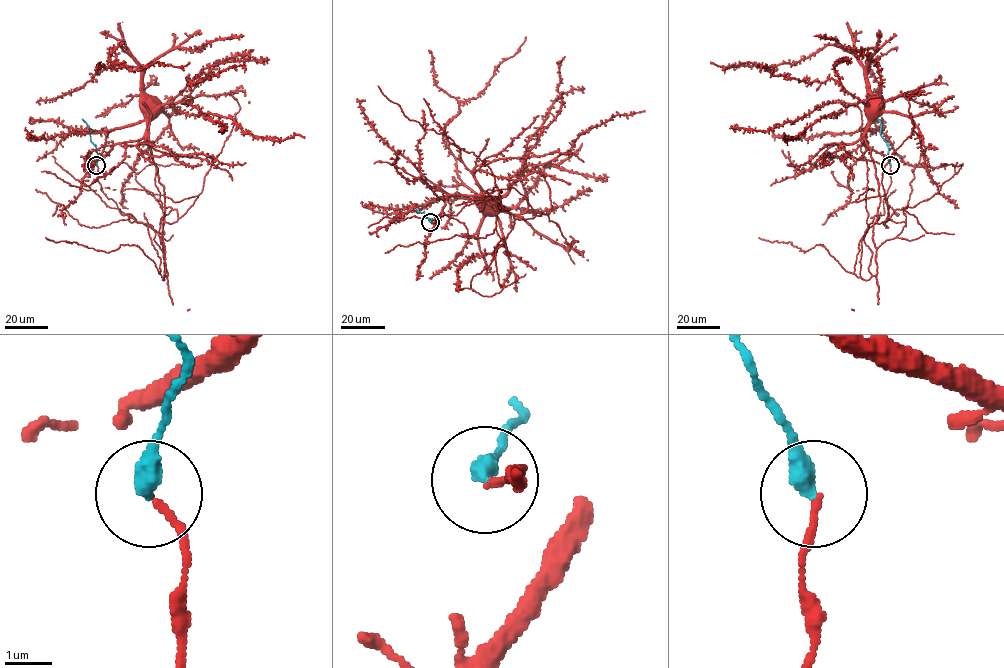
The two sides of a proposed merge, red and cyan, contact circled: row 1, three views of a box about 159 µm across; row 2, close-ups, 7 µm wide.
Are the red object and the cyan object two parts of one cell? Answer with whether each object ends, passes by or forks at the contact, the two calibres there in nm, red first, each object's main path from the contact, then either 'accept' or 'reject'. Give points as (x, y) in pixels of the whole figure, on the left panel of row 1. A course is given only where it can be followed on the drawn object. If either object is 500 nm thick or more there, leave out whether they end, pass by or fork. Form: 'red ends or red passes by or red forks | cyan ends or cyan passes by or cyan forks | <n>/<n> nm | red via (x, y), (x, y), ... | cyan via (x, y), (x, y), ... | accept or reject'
red ends | cyan ends | 110/400 nm | red via (96, 165), (101, 189), (119, 211), (150, 224), (166, 275), (161, 242), (163, 186), (147, 138), (146, 105) | cyan via (96, 165), (96, 146), (91, 142), (89, 128), (82, 118) | accept

